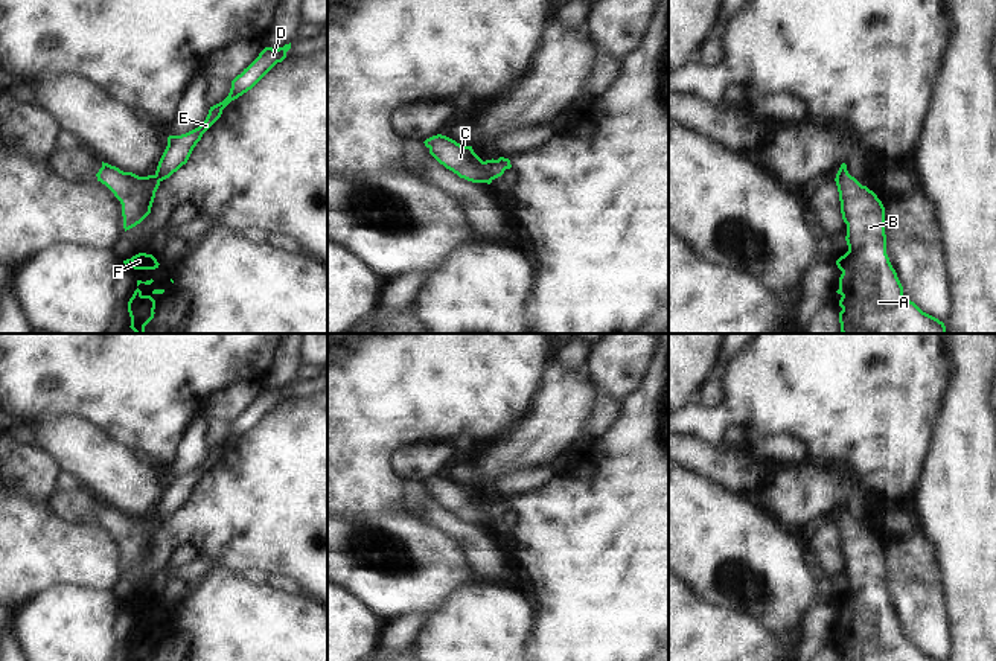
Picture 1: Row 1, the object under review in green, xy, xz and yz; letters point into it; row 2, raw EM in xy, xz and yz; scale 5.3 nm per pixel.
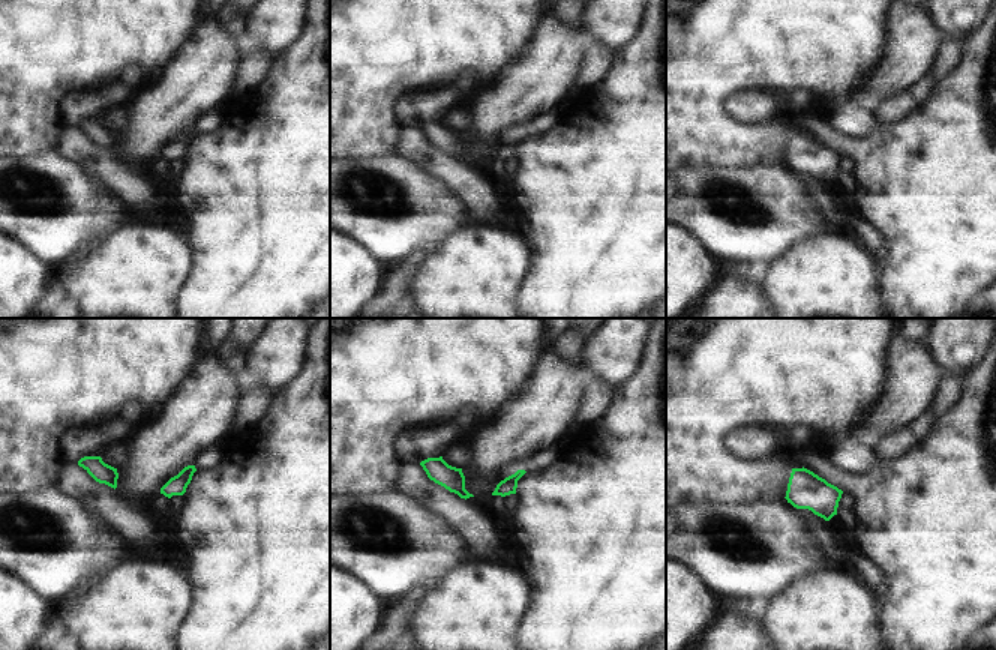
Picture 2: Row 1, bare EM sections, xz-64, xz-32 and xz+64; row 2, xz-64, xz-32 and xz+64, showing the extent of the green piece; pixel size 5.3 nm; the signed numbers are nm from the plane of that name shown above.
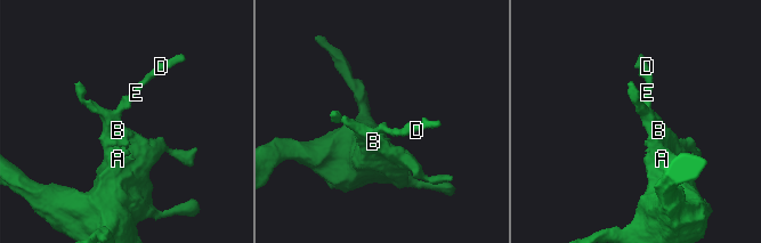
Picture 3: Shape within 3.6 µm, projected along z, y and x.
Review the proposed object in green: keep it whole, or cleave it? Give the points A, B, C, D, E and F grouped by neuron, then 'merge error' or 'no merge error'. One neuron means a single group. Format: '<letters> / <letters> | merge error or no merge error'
A B C D E F | no merge error

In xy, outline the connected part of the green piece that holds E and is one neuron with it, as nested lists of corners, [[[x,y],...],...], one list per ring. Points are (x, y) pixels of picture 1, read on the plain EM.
[[[291,384],[279,390],[265,388],[259,398],[231,422],[228,437],[222,443],[210,448],[206,461],[198,469],[181,477],[169,477],[168,487],[154,516],[139,518],[102,503],[102,509],[96,518],[97,522],[105,525],[120,542],[125,573],[140,565],[151,554],[160,524],[187,504],[193,489],[203,475],[221,458],[222,451],[231,442],[251,431],[277,404],[282,404],[289,390]]]

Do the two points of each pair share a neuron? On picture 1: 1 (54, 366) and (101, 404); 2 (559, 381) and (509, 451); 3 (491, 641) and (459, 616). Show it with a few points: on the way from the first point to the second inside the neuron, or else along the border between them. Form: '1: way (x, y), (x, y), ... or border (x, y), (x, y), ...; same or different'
1: way (66, 369), (89, 392); same
2: way (559, 399), (527, 434); same
3: way (483, 640), (466, 623); same

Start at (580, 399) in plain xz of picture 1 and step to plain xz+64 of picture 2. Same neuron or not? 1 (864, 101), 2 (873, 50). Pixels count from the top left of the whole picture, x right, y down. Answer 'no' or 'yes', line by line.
1: yes
2: no

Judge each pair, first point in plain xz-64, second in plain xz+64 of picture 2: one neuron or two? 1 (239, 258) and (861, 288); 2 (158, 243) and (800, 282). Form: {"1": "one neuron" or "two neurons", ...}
{"1": "two neurons", "2": "one neuron"}

